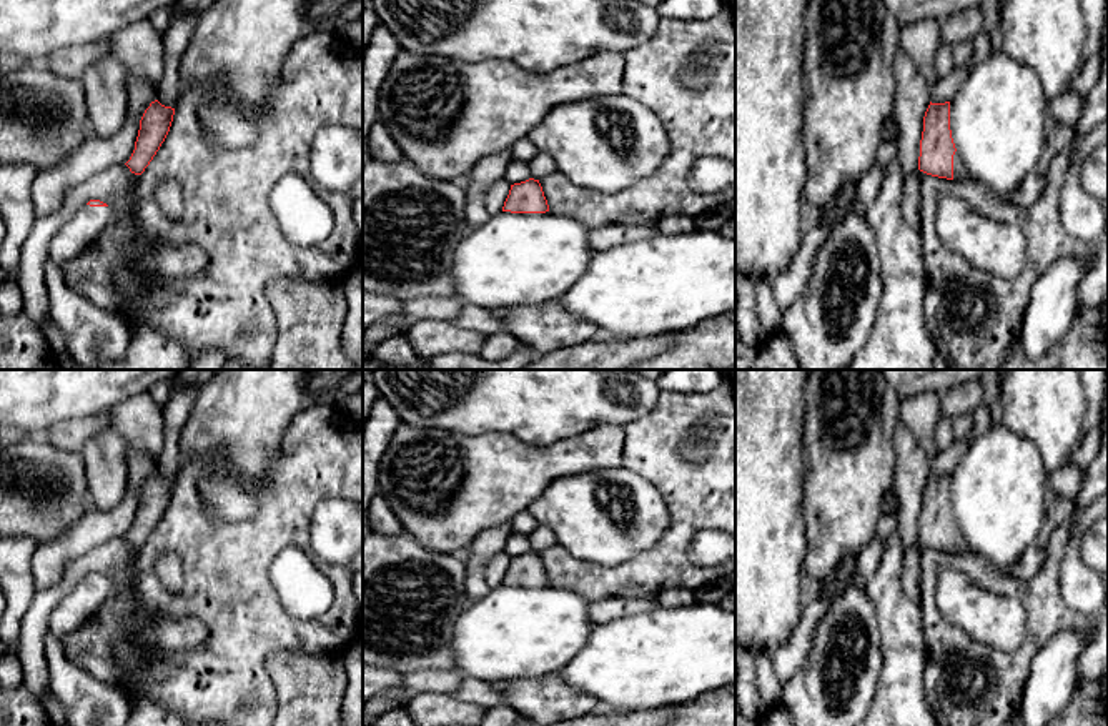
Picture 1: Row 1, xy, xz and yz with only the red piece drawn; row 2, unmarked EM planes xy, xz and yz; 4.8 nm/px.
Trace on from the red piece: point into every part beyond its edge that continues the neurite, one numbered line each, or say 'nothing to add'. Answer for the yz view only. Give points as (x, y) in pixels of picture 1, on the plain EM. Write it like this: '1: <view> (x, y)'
1: yz (959, 545)

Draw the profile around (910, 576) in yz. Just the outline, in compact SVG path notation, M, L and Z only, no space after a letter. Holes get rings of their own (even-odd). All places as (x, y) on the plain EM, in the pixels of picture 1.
M920 543L903 551L902 588L912 601L920 601Z

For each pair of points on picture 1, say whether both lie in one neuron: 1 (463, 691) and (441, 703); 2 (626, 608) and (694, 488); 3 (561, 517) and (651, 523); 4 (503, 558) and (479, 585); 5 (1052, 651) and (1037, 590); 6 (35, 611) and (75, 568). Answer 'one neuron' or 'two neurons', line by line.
1: two neurons
2: two neurons
3: one neuron
4: two neurons
5: two neurons
6: one neuron

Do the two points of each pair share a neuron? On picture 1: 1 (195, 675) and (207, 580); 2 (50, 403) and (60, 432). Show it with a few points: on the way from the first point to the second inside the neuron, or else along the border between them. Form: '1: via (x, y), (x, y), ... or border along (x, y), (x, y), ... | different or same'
1: via (218, 651), (218, 603) | same
2: border along (97, 413), (59, 422), (44, 435) | different

